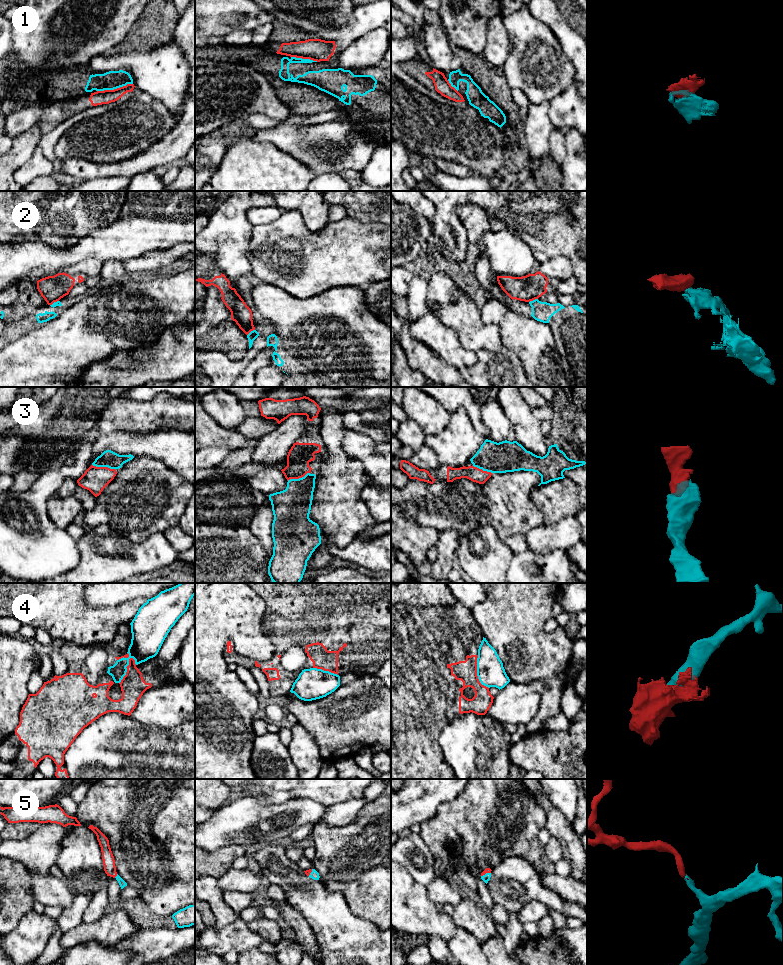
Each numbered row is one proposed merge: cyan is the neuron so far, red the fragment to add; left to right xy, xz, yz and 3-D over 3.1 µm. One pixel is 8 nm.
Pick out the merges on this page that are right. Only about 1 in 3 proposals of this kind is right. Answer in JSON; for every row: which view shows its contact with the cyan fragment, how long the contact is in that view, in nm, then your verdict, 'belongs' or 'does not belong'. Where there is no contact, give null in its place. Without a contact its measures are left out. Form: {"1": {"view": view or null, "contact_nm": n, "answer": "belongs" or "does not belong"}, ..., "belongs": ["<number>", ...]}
{"1": {"view": "xy", "contact_nm": 300, "answer": "does not belong"}, "2": {"view": "yz", "contact_nm": 80, "answer": "does not belong"}, "3": {"view": "xy", "contact_nm": 190, "answer": "belongs"}, "4": {"view": "xy", "contact_nm": 260, "answer": "does not belong"}, "5": {"view": "xy", "contact_nm": 40, "answer": "belongs"}, "belongs": ["3", "5"]}

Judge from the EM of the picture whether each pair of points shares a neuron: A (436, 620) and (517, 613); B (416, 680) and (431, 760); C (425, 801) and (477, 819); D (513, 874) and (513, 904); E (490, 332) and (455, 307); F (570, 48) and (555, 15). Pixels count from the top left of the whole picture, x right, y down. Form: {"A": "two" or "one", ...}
{"A": "two", "B": "one", "C": "two", "D": "one", "E": "one", "F": "one"}

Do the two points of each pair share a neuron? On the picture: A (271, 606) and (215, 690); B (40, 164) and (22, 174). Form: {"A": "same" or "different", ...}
{"A": "different", "B": "same"}

